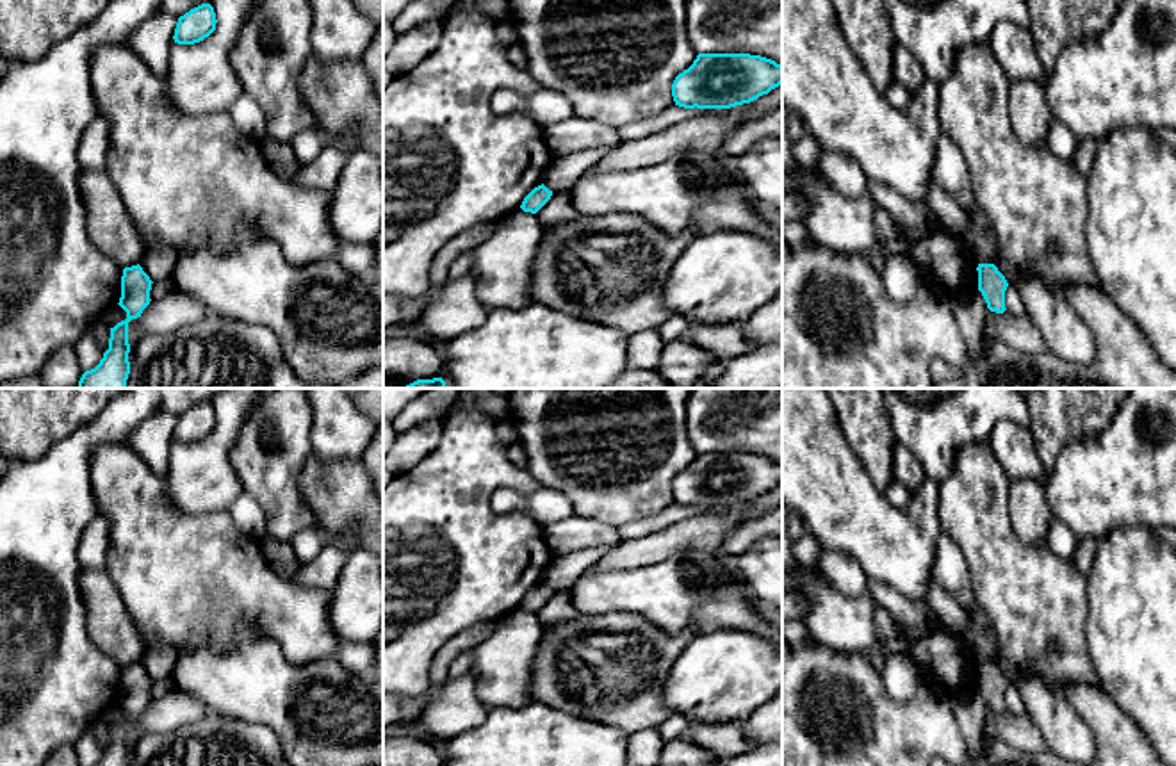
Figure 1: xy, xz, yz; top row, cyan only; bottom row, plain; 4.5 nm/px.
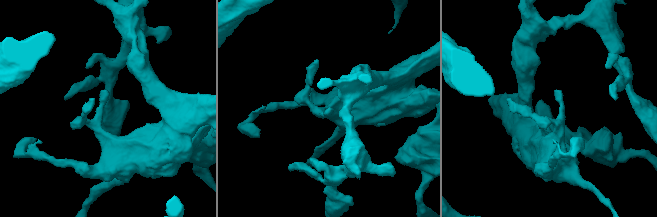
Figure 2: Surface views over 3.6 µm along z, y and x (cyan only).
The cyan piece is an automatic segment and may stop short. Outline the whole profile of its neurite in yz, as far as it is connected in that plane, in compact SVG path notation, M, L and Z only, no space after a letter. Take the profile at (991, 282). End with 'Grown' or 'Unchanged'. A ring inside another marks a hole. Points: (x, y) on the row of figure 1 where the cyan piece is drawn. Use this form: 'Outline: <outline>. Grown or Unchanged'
Outline: M978 264L978 290L982 292L987 308L996 314L1003 314L1005 308L1005 290L1009 287L1005 276L998 271L994 264Z. Unchanged

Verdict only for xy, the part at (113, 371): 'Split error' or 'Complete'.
Complete

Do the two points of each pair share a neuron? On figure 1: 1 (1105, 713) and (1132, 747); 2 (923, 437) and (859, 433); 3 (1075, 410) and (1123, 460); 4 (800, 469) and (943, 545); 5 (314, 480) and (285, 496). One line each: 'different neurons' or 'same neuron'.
1: same neuron
2: different neurons
3: different neurons
4: different neurons
5: different neurons

